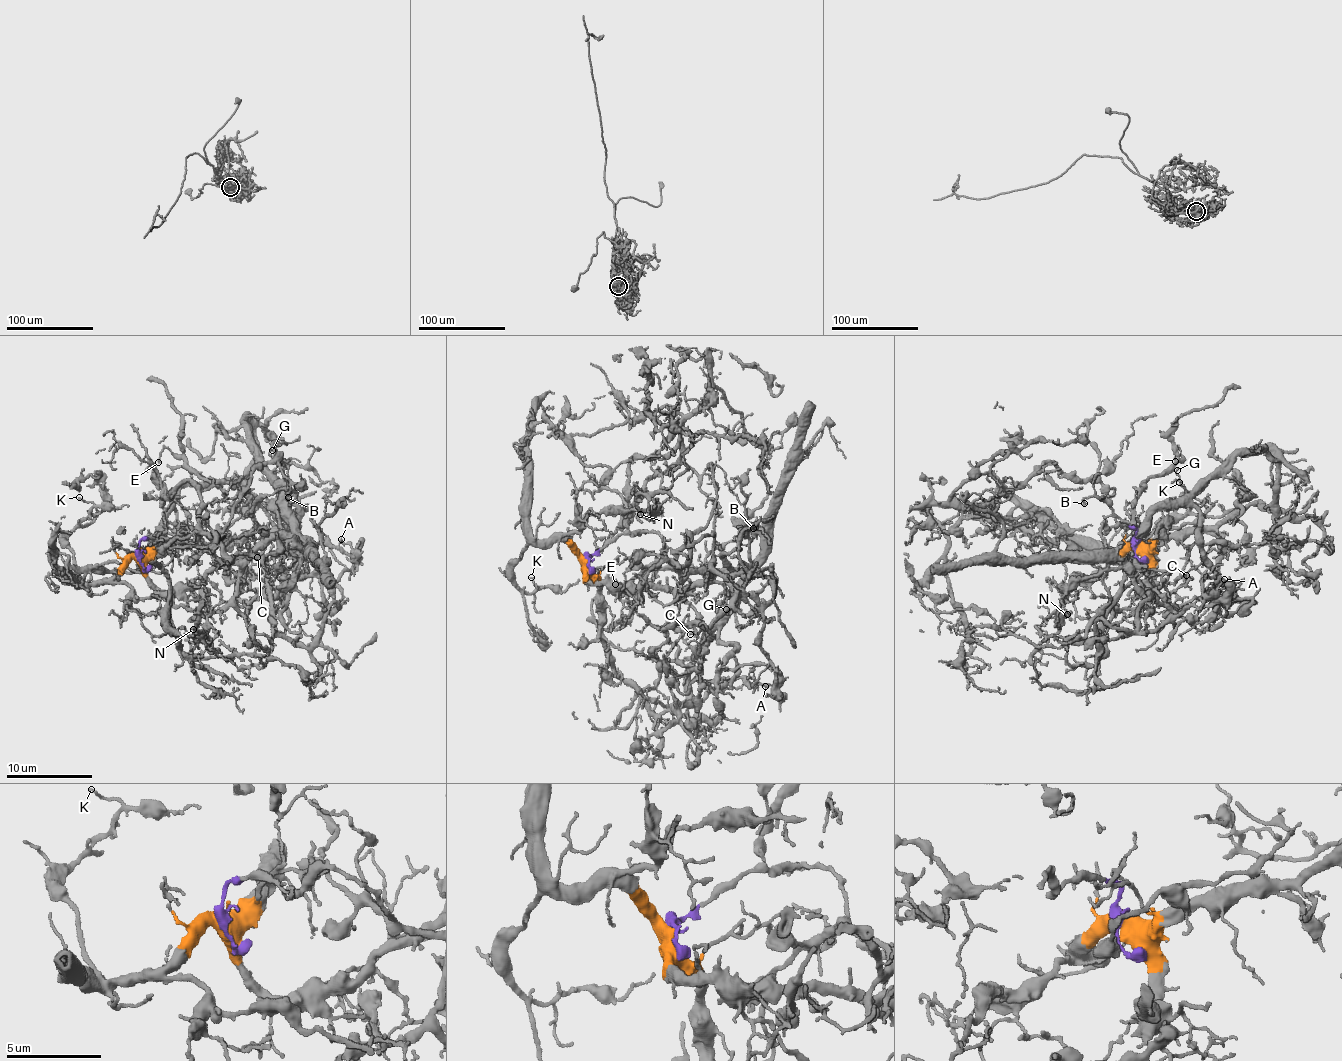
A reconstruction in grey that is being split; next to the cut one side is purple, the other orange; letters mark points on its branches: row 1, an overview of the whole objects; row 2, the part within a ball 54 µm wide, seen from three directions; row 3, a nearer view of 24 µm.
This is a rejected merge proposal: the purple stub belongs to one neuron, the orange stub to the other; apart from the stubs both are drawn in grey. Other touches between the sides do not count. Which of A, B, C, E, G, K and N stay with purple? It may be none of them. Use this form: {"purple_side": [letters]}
{"purple_side": ["A", "B", "E", "G"]}

